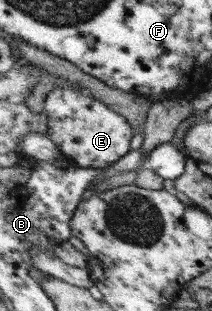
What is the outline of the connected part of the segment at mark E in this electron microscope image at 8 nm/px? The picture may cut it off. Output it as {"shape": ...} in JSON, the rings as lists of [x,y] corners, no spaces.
{"shape":[[[58,87],[47,96],[44,110],[50,118],[50,137],[68,158],[82,168],[107,169],[132,152],[134,127],[124,114],[108,104],[82,96],[80,91]]]}

